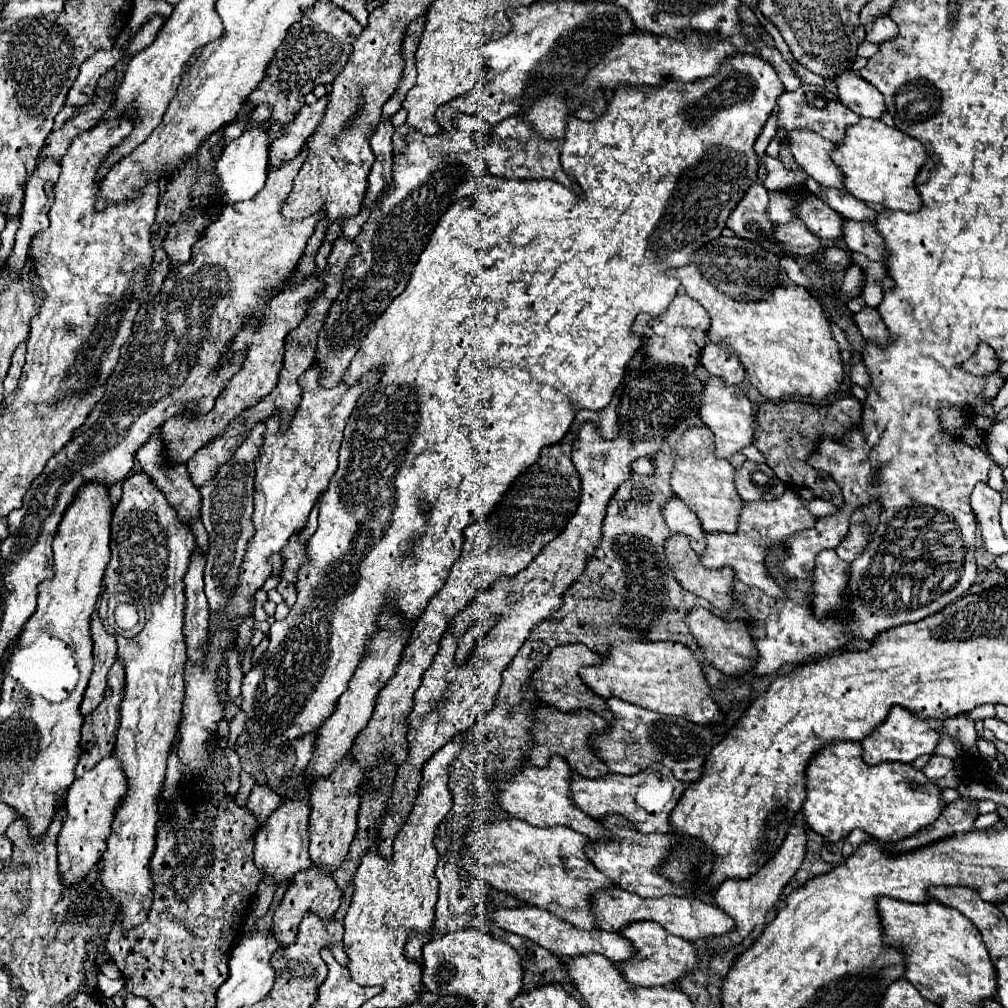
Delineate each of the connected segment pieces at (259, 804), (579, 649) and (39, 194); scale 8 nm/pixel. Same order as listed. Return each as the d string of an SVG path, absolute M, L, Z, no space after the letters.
M254 785L248 799L248 809L252 811L252 815L256 815L256 819L260 819L258 829L264 827L264 819L268 819L268 815L272 815L272 811L280 807L280 803L282 803L282 797L272 787Z
M566 643L560 647L554 647L548 655L548 659L544 659L544 663L540 663L540 667L534 671L532 675L532 685L538 691L538 697L548 703L550 707L556 707L560 711L576 711L580 707L588 707L590 711L594 711L596 715L604 717L608 723L612 723L612 711L606 707L606 701L602 697L598 697L594 691L590 691L584 681L578 675L580 667L590 667L590 665L598 665L602 661L600 655L592 653L588 647L580 645L580 643Z
M40 159L38 169L32 173L26 185L26 197L20 217L20 229L16 231L16 243L6 259L8 267L20 275L26 255L30 251L32 239L48 227L48 207L52 207L52 191L56 185L56 179L60 175L60 165L56 165L52 159Z

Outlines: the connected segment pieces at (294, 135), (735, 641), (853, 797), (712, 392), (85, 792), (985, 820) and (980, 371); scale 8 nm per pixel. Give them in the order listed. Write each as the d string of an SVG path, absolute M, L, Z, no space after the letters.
M322 97L314 105L302 107L300 113L296 115L296 119L284 127L282 135L272 141L272 145L270 145L270 169L280 167L282 163L294 159L300 153L304 141L312 135L312 131L316 129L316 125L324 117L326 103L328 103L328 97Z
M692 607L692 611L684 619L686 619L688 629L692 631L698 647L704 651L706 661L712 667L716 667L718 671L722 671L724 675L742 675L754 665L756 649L754 649L750 633L748 633L746 621L738 621L738 619L724 621L704 607Z
M830 743L810 759L806 769L804 821L812 831L830 841L840 841L858 827L880 843L896 843L934 823L942 809L940 789L920 769L914 769L910 763L880 763L870 767L862 761L860 743Z
M708 377L704 381L702 391L702 405L698 409L698 415L702 423L714 433L714 455L716 457L728 457L734 453L740 453L744 447L752 443L752 431L754 431L754 413L752 405L746 399L744 391L740 387L724 387L720 377Z
M110 755L100 765L96 765L86 775L78 777L66 795L66 817L62 823L62 829L58 833L58 871L64 879L64 885L74 887L78 881L82 881L88 871L98 863L100 855L106 849L106 839L110 835L112 819L116 805L126 795L126 779L124 771L120 769L120 761Z
M986 813L986 815L980 815L974 823L974 831L984 831L984 829L990 829L994 823L998 823L1000 817L998 813Z
M980 343L974 357L970 361L966 361L962 367L974 375L988 375L998 369L996 365L998 365L998 359L996 359L994 349L990 349L986 343Z

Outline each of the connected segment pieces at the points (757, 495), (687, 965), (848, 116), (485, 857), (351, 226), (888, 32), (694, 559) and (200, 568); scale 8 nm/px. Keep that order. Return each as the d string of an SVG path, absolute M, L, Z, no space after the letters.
M746 459L734 475L736 491L744 501L752 499L776 499L784 493L786 485L774 475L766 463L756 463Z
M652 921L630 923L628 927L624 927L624 931L620 931L620 935L626 937L634 947L634 957L630 957L628 961L618 965L624 979L628 979L628 983L632 983L632 985L668 987L668 985L674 985L676 981L680 981L680 977L684 973L692 971L696 965L696 951L692 947L692 943L682 937L670 935L658 923L652 923Z
M802 85L796 91L780 95L778 107L780 107L778 127L786 129L784 133L780 133L780 141L788 139L788 133L792 129L812 129L824 139L830 139L832 143L840 143L840 139L844 139L846 127L854 125L860 119L860 115L856 115L854 111L848 111L848 107L844 107L832 91L828 91L826 87L816 87L816 85Z
M492 819L472 821L462 833L462 841L466 847L460 851L458 865L468 875L528 905L546 909L574 927L586 931L598 929L590 913L590 897L594 891L614 887L614 883L586 857L588 837L568 827L540 829L518 819Z
M362 207L362 211L360 211L354 219L346 219L346 221L342 223L342 233L340 233L340 237L346 239L346 241L352 241L352 239L358 235L358 231L362 229L362 225L364 225L366 219L368 219L368 209Z
M880 17L874 23L866 25L866 41L870 43L884 43L884 41L892 41L898 35L898 25L890 19L890 17Z
M672 535L666 539L666 545L664 545L664 555L668 559L668 567L672 567L672 573L676 575L676 581L690 593L710 601L716 609L720 611L730 611L734 601L730 597L730 591L732 591L732 579L734 579L734 573L732 573L732 567L724 567L724 569L708 569L700 563L698 555L690 549L688 545L688 537L686 535Z
M198 551L192 553L190 559L190 567L188 573L184 577L186 583L186 627L184 627L184 635L186 635L186 645L188 645L188 655L192 661L204 659L200 645L204 643L204 635L208 633L208 619L210 619L210 607L204 595L204 563L206 559L200 557Z

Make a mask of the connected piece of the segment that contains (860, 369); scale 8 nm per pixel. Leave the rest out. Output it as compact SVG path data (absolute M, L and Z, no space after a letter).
M856 363L856 367L850 369L850 379L852 379L852 383L862 385L862 387L868 387L870 385L870 379L868 379L868 373L866 373L864 363Z

